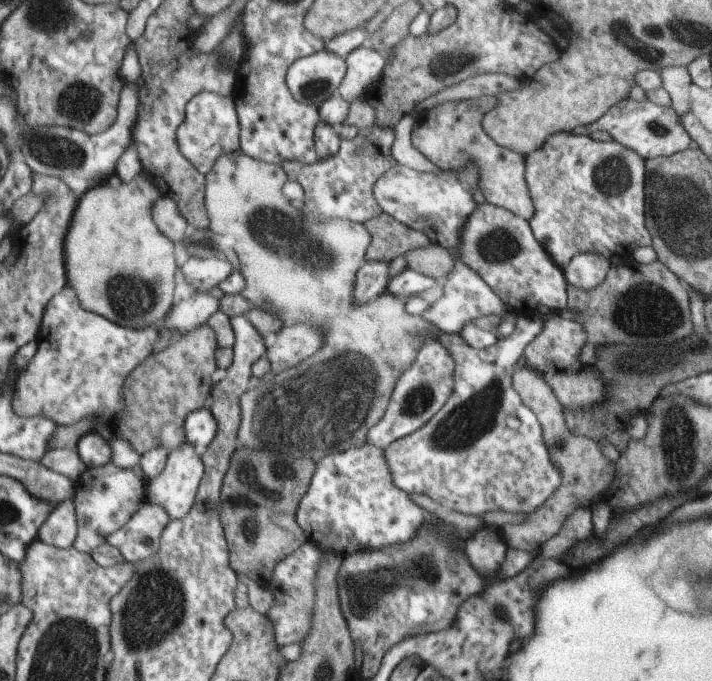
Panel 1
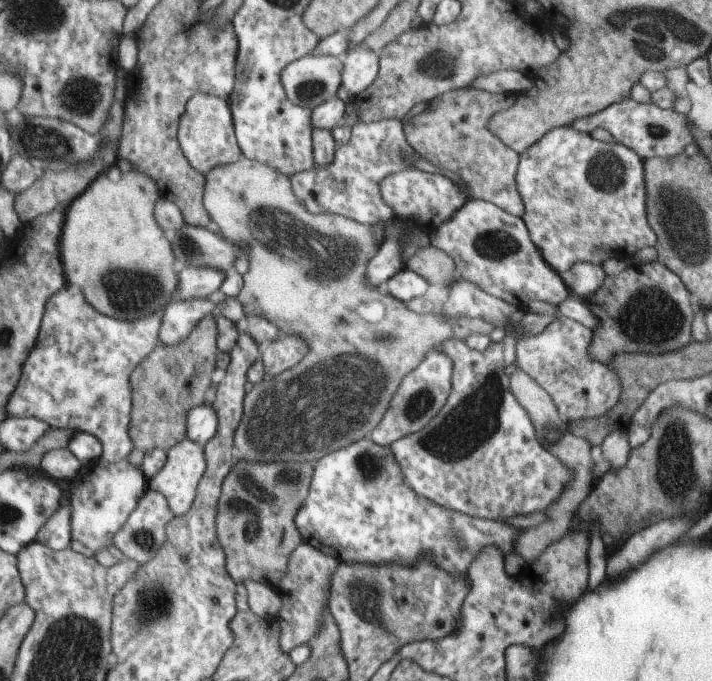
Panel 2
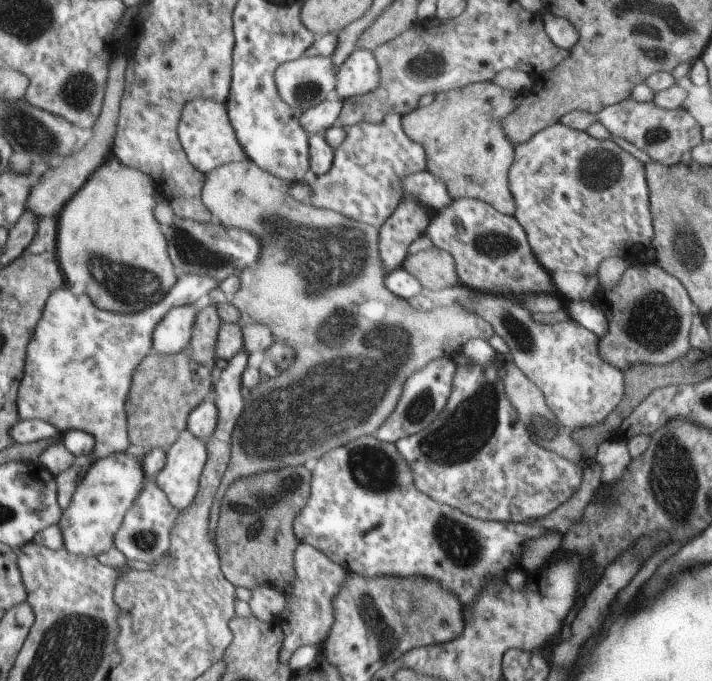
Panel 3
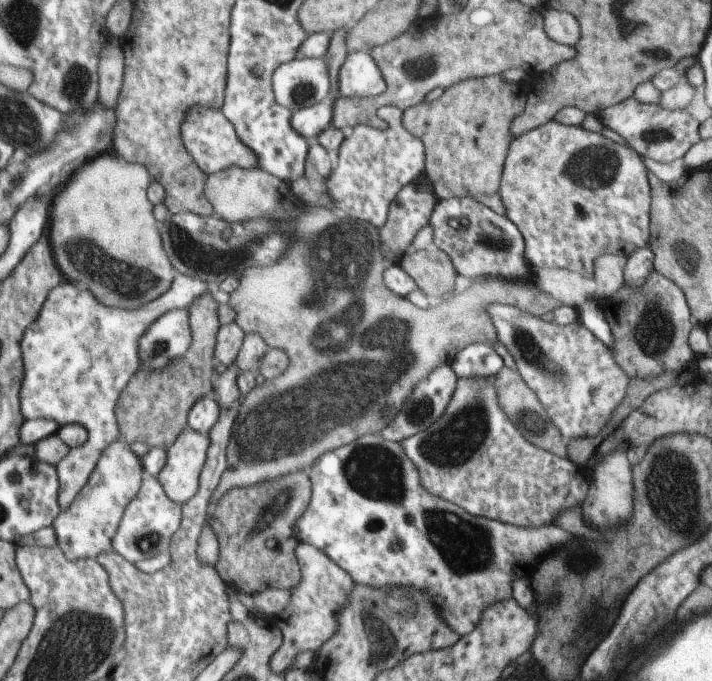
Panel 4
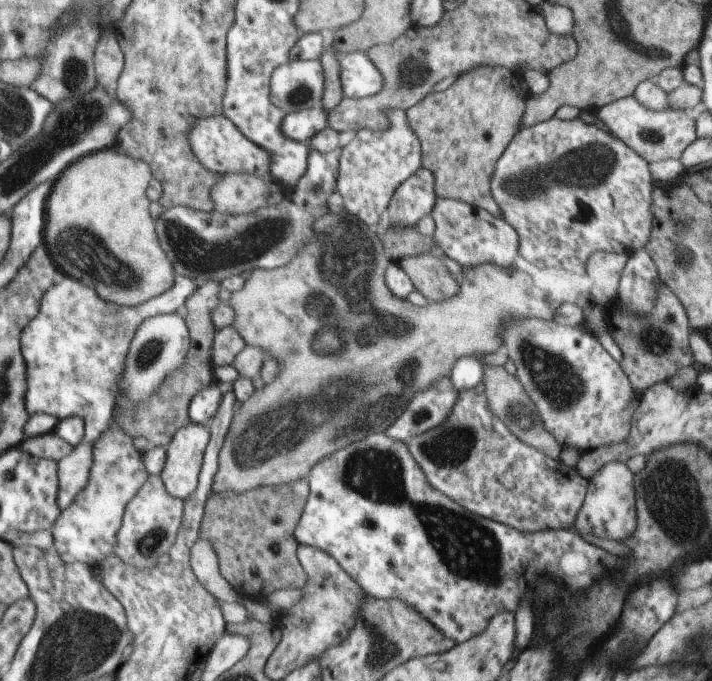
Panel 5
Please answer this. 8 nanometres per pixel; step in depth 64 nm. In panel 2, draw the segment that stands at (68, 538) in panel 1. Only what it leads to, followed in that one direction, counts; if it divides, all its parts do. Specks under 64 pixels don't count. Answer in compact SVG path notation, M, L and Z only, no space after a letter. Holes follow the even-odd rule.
M69 502L61 504L61 508L47 520L47 524L39 532L37 542L57 552L73 546L73 510Z

